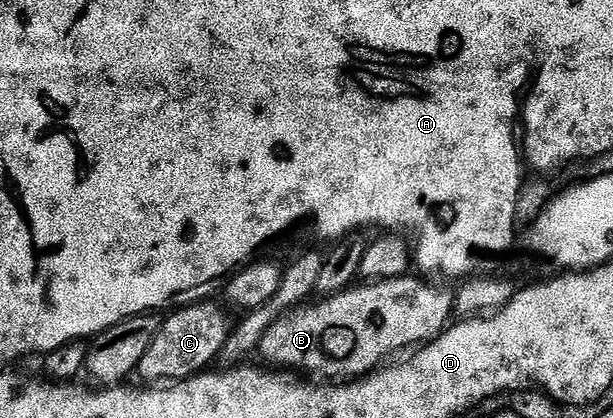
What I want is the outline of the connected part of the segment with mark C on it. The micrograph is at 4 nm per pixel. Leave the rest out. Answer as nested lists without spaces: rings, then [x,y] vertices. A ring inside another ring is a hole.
[[[207,298],[196,304],[188,304],[179,307],[170,317],[162,320],[160,330],[156,334],[156,338],[152,338],[152,346],[148,346],[148,354],[144,354],[144,358],[140,358],[140,366],[137,370],[139,377],[143,376],[146,382],[177,382],[180,380],[189,380],[192,376],[197,376],[203,370],[209,369],[210,364],[216,361],[222,355],[222,347],[228,342],[232,331],[232,320],[230,324],[231,313],[227,311],[221,303],[213,304],[213,299]]]

